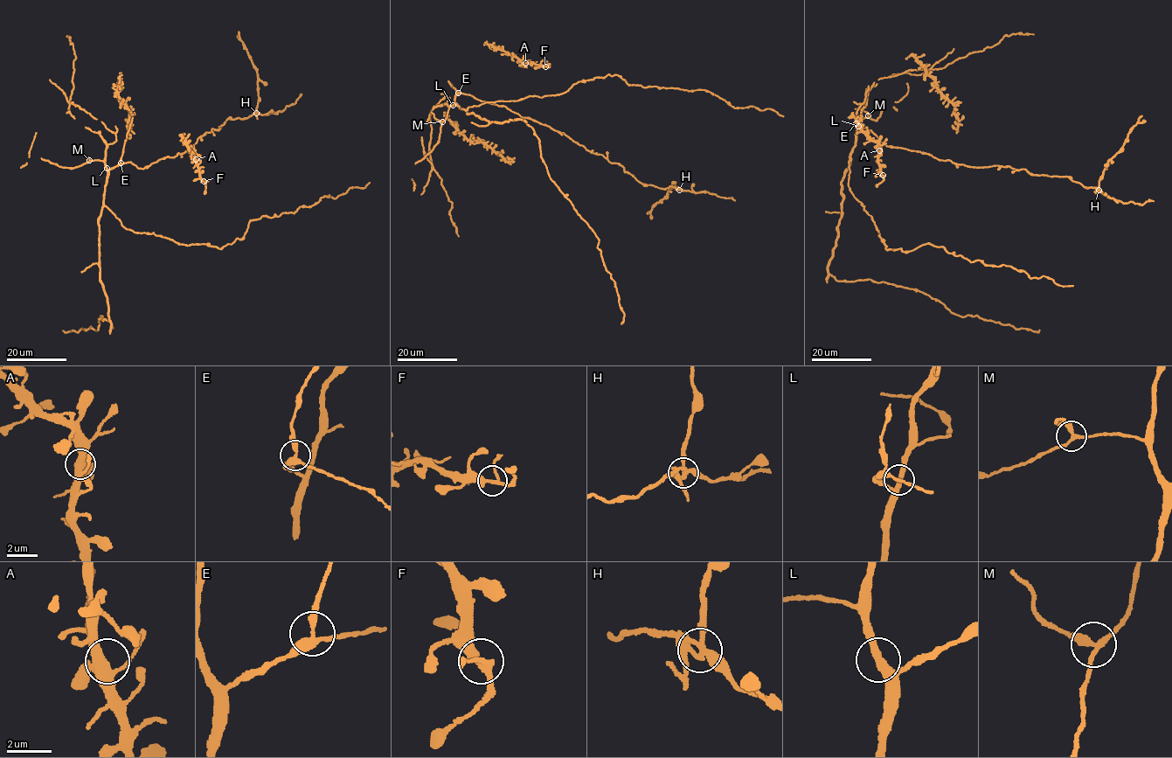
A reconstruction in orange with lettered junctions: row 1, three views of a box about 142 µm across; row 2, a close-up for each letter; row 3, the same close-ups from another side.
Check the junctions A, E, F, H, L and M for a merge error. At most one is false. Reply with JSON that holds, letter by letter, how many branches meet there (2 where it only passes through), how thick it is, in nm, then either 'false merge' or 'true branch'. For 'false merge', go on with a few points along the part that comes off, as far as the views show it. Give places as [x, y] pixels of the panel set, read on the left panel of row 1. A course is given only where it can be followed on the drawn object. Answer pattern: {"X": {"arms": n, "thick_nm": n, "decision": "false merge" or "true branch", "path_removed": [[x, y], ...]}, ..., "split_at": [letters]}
{"A": {"arms": 4, "thick_nm": 420, "decision": "true branch"}, "E": {"arms": 3, "thick_nm": 300, "decision": "true branch"}, "F": {"arms": 3, "thick_nm": 280, "decision": "true branch"}, "H": {"arms": 4, "thick_nm": 260, "decision": "false merge", "path_removed": [[256, 114], [259, 96], [255, 68], [238, 36]]}, "L": {"arms": 3, "thick_nm": 280, "decision": "true branch"}, "M": {"arms": 3, "thick_nm": 260, "decision": "true branch"}, "split_at": ["H"]}

